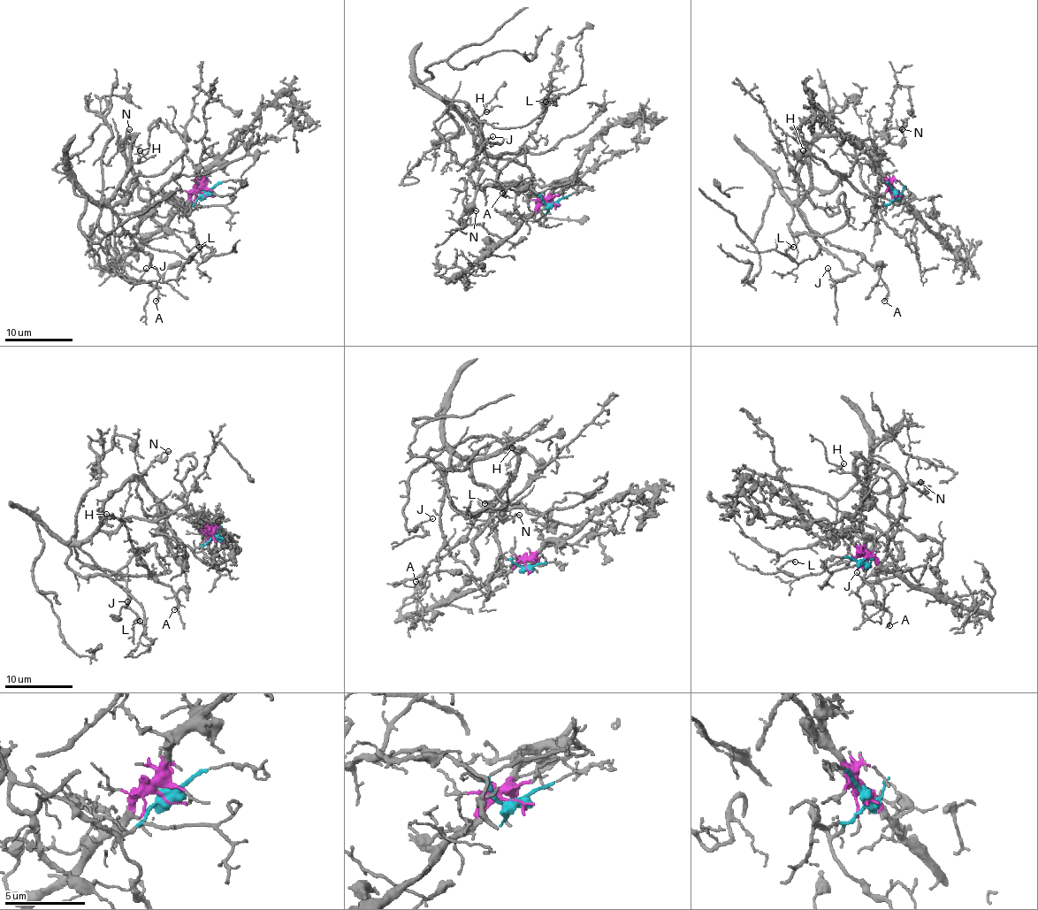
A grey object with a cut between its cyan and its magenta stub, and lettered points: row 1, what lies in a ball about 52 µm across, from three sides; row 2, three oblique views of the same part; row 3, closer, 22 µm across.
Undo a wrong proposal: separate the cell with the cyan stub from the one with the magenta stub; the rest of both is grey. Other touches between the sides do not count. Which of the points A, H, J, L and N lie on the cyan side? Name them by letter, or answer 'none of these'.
A, H, J, L, N

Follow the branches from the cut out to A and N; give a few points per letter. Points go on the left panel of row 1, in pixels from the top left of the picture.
A: (206, 194), (184, 209), (147, 190), (123, 142), (133, 137), (129, 170), (109, 205), (158, 271), (155, 300)
N: (206, 194), (184, 209), (170, 203), (162, 194), (147, 190), (118, 142), (116, 144), (125, 139), (129, 129)

